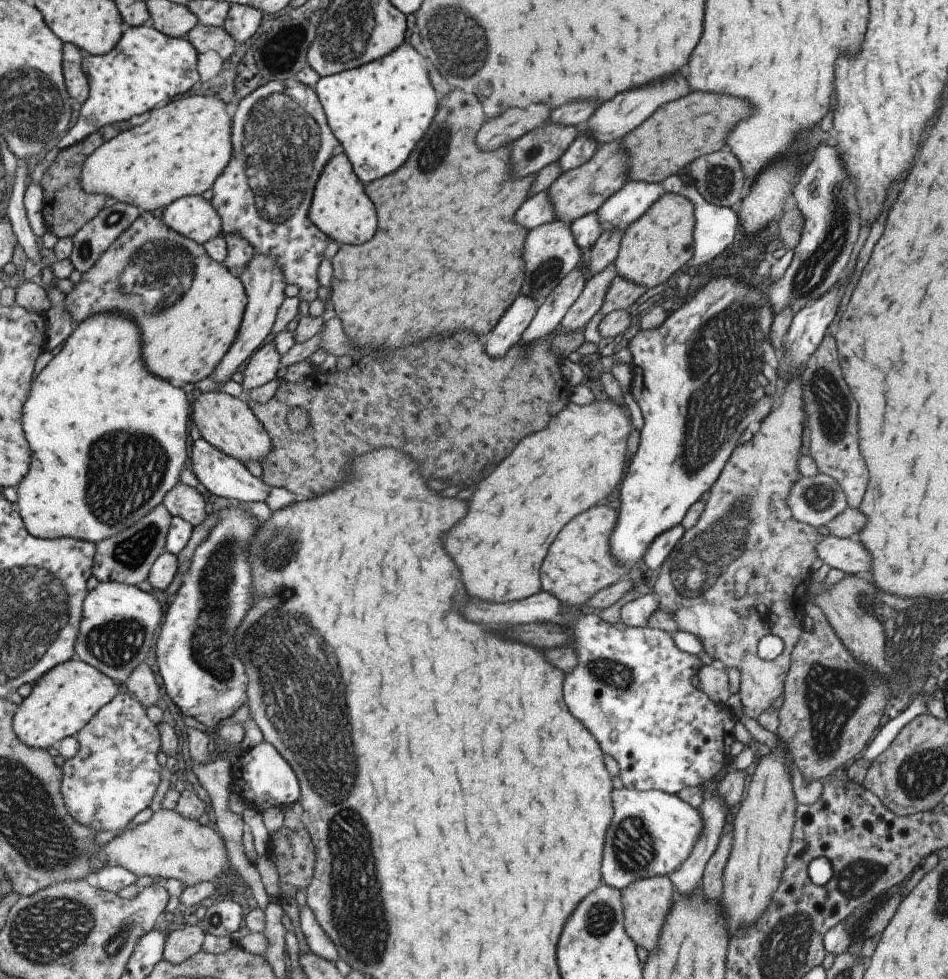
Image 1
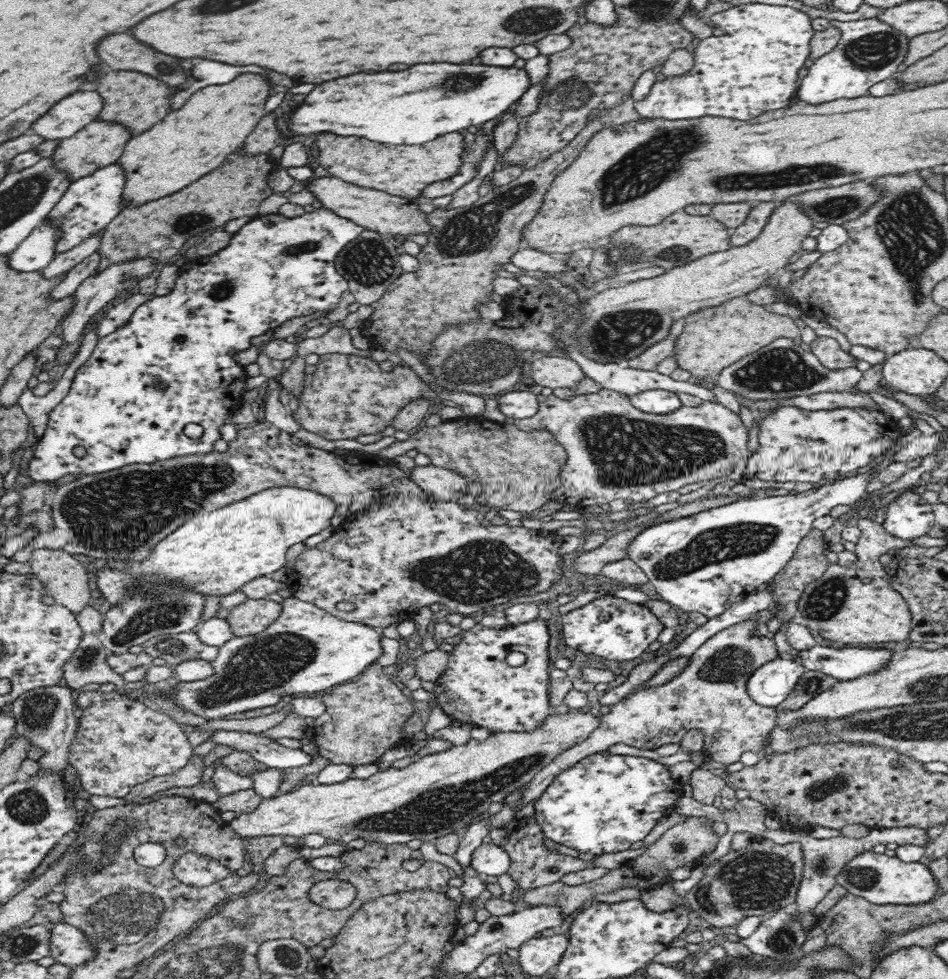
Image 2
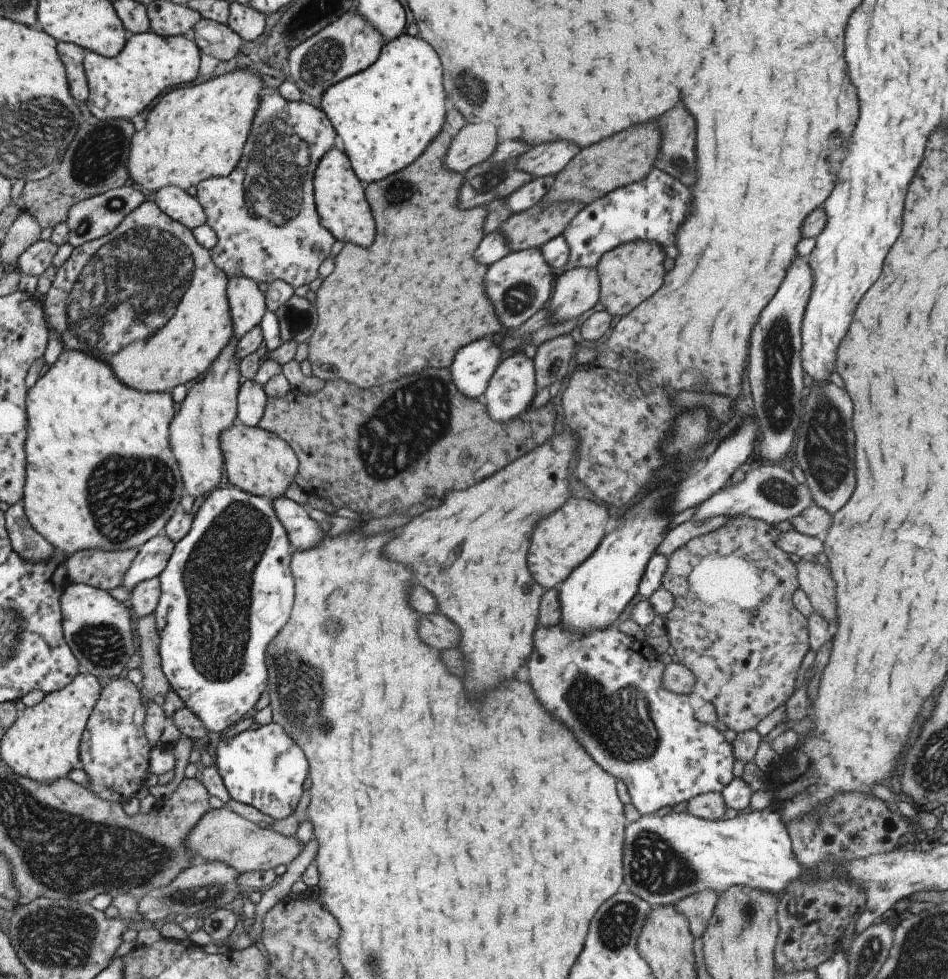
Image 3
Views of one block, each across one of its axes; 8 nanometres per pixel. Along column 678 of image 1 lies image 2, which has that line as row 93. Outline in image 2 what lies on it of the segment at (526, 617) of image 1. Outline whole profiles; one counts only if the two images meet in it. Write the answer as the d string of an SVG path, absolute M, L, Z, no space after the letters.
M737 3L734 6L713 14L709 22L715 27L716 33L706 39L696 42L693 53L693 67L686 73L677 77L668 77L663 82L657 82L652 86L648 97L640 102L635 102L635 109L645 119L664 119L667 121L678 121L691 118L702 118L702 116L726 116L726 118L736 118L736 120L750 120L756 118L762 112L778 110L778 108L788 107L792 100L792 92L798 82L798 72L804 66L804 60L810 54L810 41L814 38L814 29L811 28L811 21L806 13L789 6L778 6L764 3Z

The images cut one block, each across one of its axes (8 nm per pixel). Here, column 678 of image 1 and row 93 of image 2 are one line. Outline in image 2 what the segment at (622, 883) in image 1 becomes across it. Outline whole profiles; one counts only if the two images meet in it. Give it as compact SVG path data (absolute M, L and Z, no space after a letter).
M878 15L871 18L864 18L852 21L831 21L835 32L840 33L838 44L828 54L817 58L808 67L808 74L800 83L797 95L800 100L808 104L822 104L822 102L832 102L838 98L856 98L856 96L868 95L868 90L877 82L886 80L898 74L902 62L906 58L909 50L910 37L902 34L893 26L886 24Z

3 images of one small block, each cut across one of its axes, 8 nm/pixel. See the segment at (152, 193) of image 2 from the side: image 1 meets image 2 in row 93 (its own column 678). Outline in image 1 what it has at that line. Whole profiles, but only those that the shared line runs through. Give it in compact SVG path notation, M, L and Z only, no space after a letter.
M663 194L635 222L631 222L623 231L617 256L613 261L617 277L621 276L627 282L649 289L665 282L673 272L677 272L691 258L689 242L695 222L691 208L691 202L681 194Z

